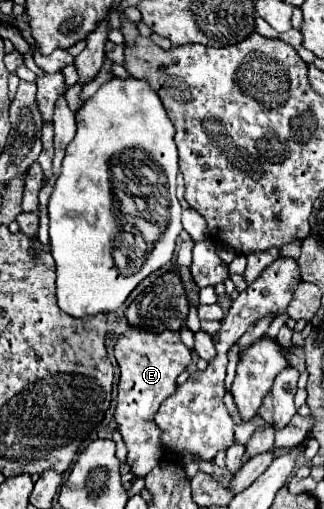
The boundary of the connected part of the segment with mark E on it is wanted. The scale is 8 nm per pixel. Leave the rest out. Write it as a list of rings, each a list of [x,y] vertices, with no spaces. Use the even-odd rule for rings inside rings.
[[[128,326],[114,342],[114,356],[120,366],[120,382],[116,396],[114,418],[118,430],[128,448],[128,464],[136,476],[146,476],[162,460],[162,430],[154,422],[154,414],[166,398],[170,398],[178,384],[176,378],[186,370],[192,360],[190,348],[180,340],[174,330],[162,330],[160,334],[142,330],[142,326]]]

